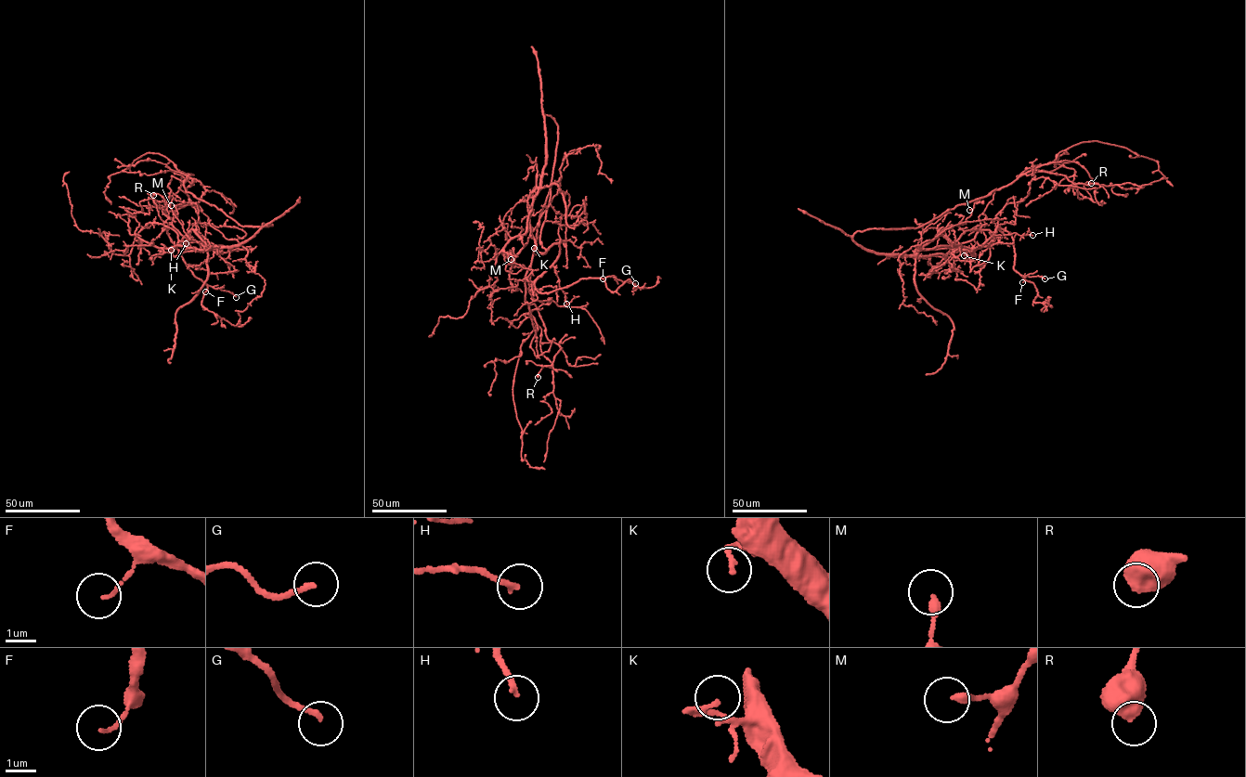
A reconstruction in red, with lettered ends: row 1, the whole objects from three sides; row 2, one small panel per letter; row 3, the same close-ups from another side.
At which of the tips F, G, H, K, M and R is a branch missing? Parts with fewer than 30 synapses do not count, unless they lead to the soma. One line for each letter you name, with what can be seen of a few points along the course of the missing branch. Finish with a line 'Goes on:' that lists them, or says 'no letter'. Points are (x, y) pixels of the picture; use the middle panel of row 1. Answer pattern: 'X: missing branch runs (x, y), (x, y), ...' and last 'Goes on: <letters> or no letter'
Goes on: no letter

